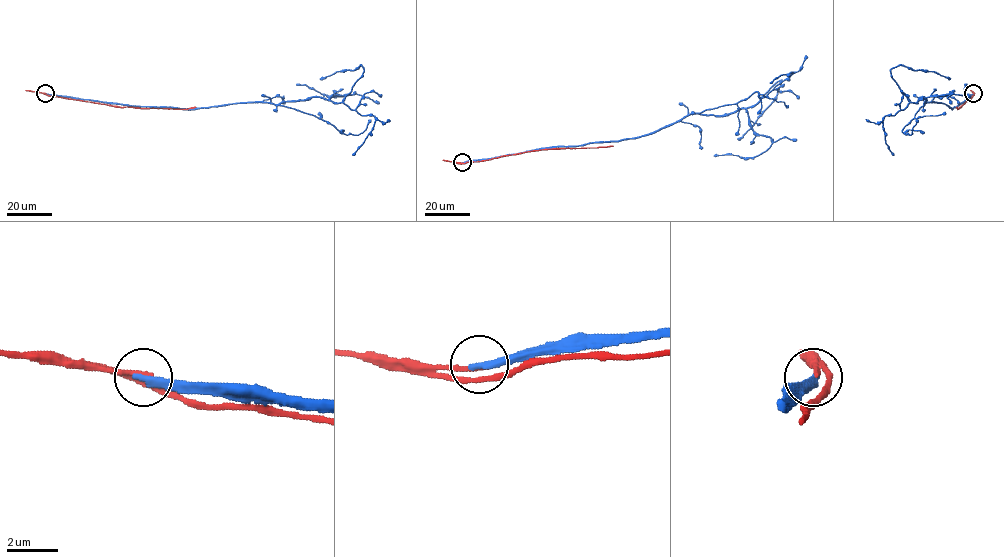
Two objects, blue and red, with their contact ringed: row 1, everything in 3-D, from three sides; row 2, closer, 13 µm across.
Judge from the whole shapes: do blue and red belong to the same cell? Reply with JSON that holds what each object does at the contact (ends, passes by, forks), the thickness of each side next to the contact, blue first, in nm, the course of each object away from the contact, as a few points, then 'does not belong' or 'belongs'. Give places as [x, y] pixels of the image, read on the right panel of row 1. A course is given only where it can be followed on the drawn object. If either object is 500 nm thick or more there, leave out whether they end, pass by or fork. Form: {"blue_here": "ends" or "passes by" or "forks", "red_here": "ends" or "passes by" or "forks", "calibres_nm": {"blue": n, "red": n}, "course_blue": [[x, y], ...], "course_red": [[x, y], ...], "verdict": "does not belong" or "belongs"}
{"blue_here": "ends", "red_here": "ends", "calibres_nm": {"blue": 320, "red": 200}, "course_blue": [[973, 93], [953, 108], [924, 104], [924, 97], [911, 103], [890, 70], [900, 65], [949, 79]], "course_red": [[973, 93], [960, 107], [956, 107]], "verdict": "does not belong"}

